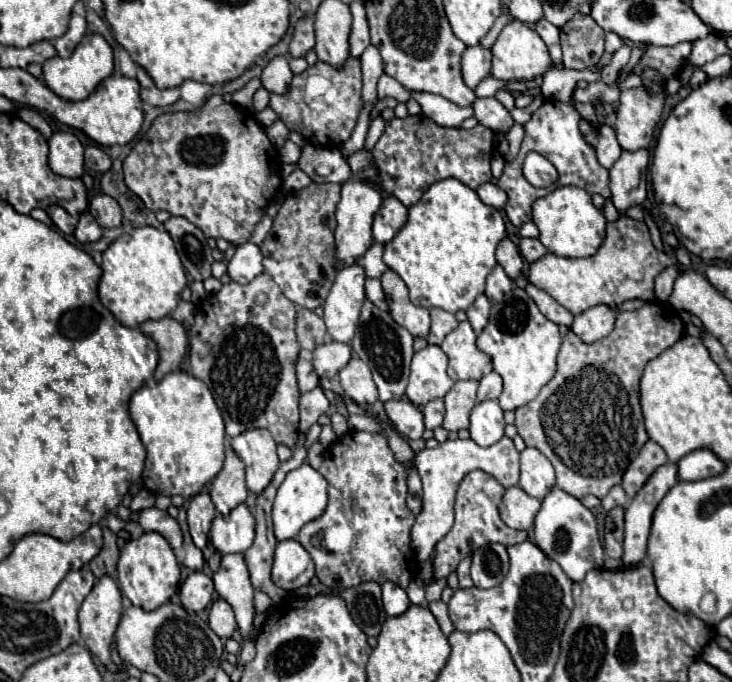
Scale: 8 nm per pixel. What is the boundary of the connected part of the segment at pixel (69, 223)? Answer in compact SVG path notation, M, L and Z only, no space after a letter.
M48 206L46 212L48 212L48 216L52 218L54 226L56 226L62 234L72 234L72 232L74 232L78 218L70 216L70 214L68 214L64 208L60 208L60 206Z

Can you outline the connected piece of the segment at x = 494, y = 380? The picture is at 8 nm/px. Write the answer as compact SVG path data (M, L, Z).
M490 372L478 382L478 398L476 400L478 402L482 402L482 400L498 400L500 392L502 392L502 378L500 378L500 374Z

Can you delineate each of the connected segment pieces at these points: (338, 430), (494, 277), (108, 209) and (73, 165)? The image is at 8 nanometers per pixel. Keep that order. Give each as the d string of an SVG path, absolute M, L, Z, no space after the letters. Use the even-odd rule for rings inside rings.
M334 413L331 417L331 426L336 435L343 436L348 432L349 426L347 424L347 418L339 413Z
M494 266L494 270L486 278L486 296L490 302L500 302L504 294L512 290L512 280L506 276L506 272L500 266Z
M98 194L90 202L90 212L102 228L118 228L122 224L120 204L106 194Z
M56 132L48 140L50 144L50 168L68 178L80 178L84 174L84 146L72 132Z

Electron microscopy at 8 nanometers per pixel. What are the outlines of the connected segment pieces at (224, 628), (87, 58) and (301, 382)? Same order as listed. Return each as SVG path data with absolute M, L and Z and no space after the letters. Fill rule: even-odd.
M216 600L216 602L210 606L208 624L210 624L210 628L212 628L222 640L228 640L228 638L232 636L232 632L236 630L236 620L234 620L232 606L230 606L226 600Z
M86 34L80 44L76 46L76 50L72 52L70 58L48 58L42 64L44 70L44 82L50 90L54 90L60 98L64 100L84 100L88 98L94 88L108 78L114 72L114 56L112 56L112 48L110 44L100 36L100 34Z
M300 358L296 362L296 374L298 374L298 386L300 386L300 392L310 392L318 386L318 374L314 372L314 366L310 360L306 358Z

